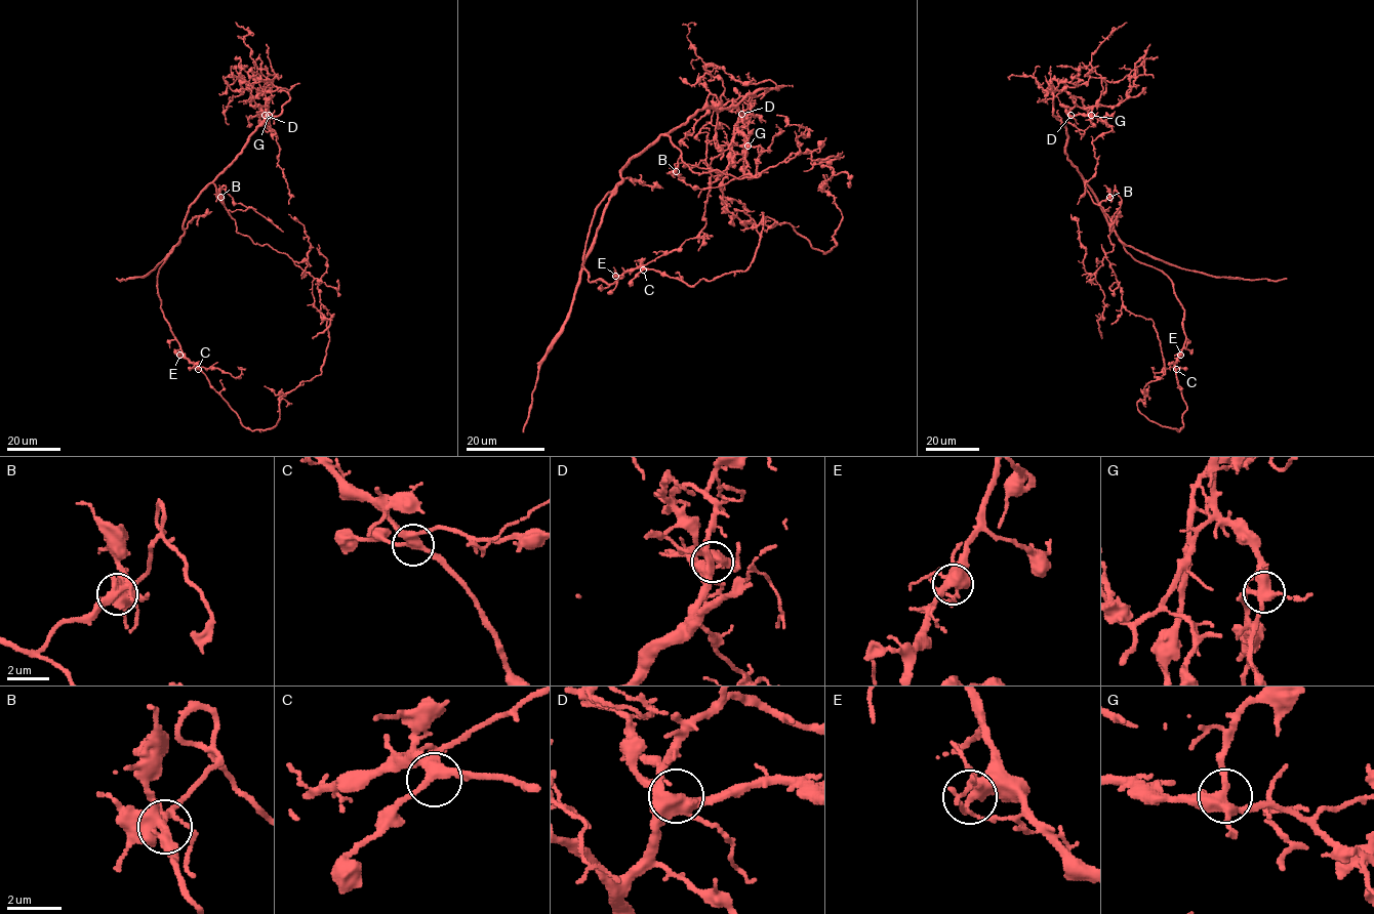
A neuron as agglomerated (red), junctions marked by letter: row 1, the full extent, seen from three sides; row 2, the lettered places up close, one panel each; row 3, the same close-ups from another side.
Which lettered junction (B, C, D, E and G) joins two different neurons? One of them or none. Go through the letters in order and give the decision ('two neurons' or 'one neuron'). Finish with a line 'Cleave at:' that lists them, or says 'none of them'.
B: one neuron
C: one neuron
D: one neuron
E: one neuron
G: one neuron
Cleave at: none of them

